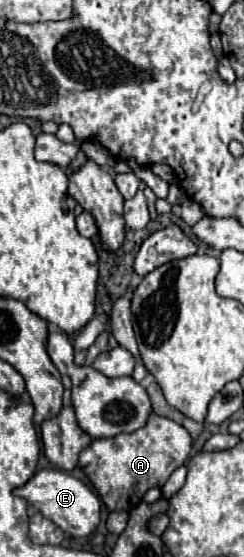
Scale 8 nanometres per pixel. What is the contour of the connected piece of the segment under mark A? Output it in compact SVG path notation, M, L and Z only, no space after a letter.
M151 413L147 425L133 433L111 439L95 439L79 457L79 467L87 473L109 511L135 507L149 487L161 487L167 477L185 463L191 451L189 433L171 419Z

